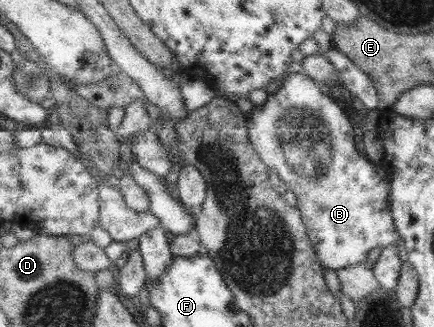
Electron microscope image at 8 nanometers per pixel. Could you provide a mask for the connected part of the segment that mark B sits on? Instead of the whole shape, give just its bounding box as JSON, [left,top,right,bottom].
[246,72,401,272]

